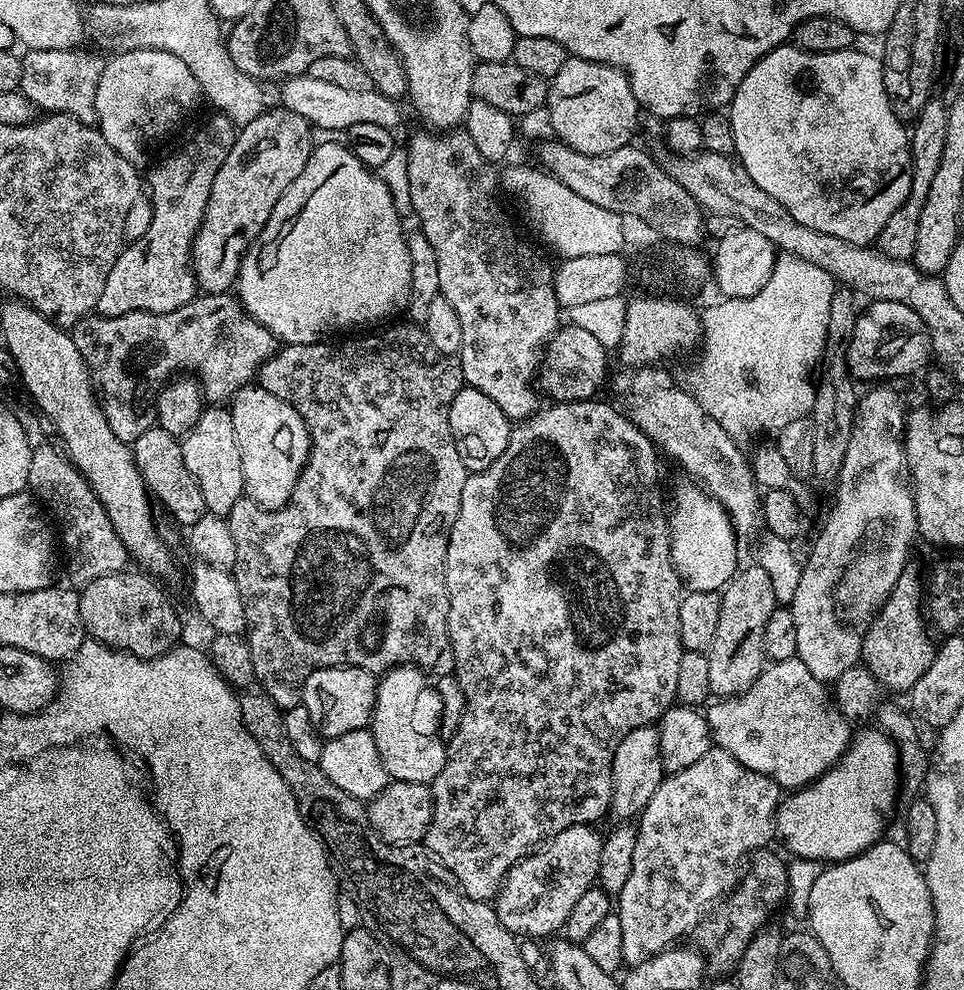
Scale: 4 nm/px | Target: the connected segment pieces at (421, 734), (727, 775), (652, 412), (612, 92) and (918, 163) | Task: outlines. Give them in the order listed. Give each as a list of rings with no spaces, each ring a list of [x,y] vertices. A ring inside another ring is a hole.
[[[401,666],[389,668],[379,677],[370,731],[374,746],[378,748],[378,758],[382,758],[382,766],[392,780],[431,785],[432,780],[438,778],[438,774],[442,774],[442,766],[446,762],[448,750],[445,741],[440,739],[439,731],[433,728],[438,720],[440,700],[436,696],[435,687],[430,680],[428,684],[428,680],[424,676],[427,675],[415,666]]]
[[[711,747],[694,766],[686,770],[678,770],[665,775],[663,782],[654,790],[654,798],[650,798],[648,805],[638,817],[636,824],[636,841],[634,842],[634,862],[630,865],[630,876],[626,878],[626,886],[618,894],[618,902],[614,908],[614,914],[622,922],[622,961],[625,965],[641,964],[646,962],[654,954],[663,952],[665,948],[675,945],[679,936],[684,936],[708,911],[712,904],[721,902],[704,921],[696,928],[695,947],[704,955],[704,962],[709,973],[728,974],[735,969],[736,964],[742,958],[746,946],[759,934],[760,929],[769,923],[768,915],[776,907],[783,905],[788,899],[788,865],[782,859],[772,853],[772,850],[761,850],[753,852],[750,863],[743,873],[742,879],[737,883],[731,892],[726,890],[714,890],[714,886],[726,884],[726,868],[741,870],[742,865],[738,863],[738,858],[745,861],[749,856],[742,852],[742,846],[736,842],[742,838],[742,826],[740,820],[732,820],[732,808],[734,808],[734,818],[740,818],[740,812],[736,814],[736,808],[740,810],[742,804],[736,800],[732,802],[732,796],[738,794],[740,782],[746,782],[746,786],[758,786],[758,800],[754,802],[756,806],[746,806],[748,820],[750,816],[760,816],[764,818],[764,812],[770,810],[770,806],[780,807],[782,799],[782,789],[773,777],[757,772],[740,770],[742,762],[738,758],[731,756],[726,750],[718,747]]]
[[[628,366],[620,370],[624,372],[618,373],[616,377],[613,375],[610,380],[612,392],[616,395],[615,403],[623,409],[629,420],[635,422],[649,436],[653,444],[659,446],[663,451],[665,448],[678,463],[684,466],[686,471],[693,472],[697,476],[693,477],[699,481],[704,491],[714,497],[726,510],[737,537],[744,538],[744,536],[752,535],[755,537],[756,527],[759,529],[762,524],[760,519],[761,493],[758,491],[756,476],[752,472],[746,452],[744,456],[743,450],[740,449],[743,447],[738,441],[730,438],[730,434],[726,434],[726,430],[722,430],[722,426],[718,426],[718,422],[714,422],[714,418],[710,418],[706,410],[702,410],[702,406],[687,387],[679,388],[675,378],[664,368],[667,367]]]
[[[569,55],[549,83],[546,119],[555,139],[575,152],[610,154],[610,150],[633,143],[639,116],[642,109],[622,68]]]
[[[936,98],[929,99],[925,106],[916,116],[910,128],[910,143],[912,146],[912,181],[910,182],[910,194],[908,200],[890,214],[886,226],[875,240],[875,247],[886,258],[895,260],[911,261],[914,254],[914,245],[918,239],[918,221],[922,215],[922,206],[926,206],[926,194],[930,191],[934,173],[938,170],[938,165],[942,163],[942,149],[946,146],[946,122],[948,121],[948,109],[942,103],[939,104]]]

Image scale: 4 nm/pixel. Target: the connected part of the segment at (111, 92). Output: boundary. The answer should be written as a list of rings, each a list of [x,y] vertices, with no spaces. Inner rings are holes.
[[[150,48],[123,51],[105,63],[102,78],[98,78],[96,124],[106,142],[122,158],[144,166],[149,163],[147,148],[162,139],[175,124],[182,123],[195,110],[196,103],[201,103],[202,95],[194,74],[174,54]]]

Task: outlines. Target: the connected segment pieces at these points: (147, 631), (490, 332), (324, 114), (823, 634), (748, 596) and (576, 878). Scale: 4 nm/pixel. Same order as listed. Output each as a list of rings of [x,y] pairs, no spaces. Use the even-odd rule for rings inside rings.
[[[140,570],[132,571],[94,578],[94,582],[79,589],[82,622],[85,633],[107,648],[117,648],[131,656],[153,660],[181,643],[180,616],[151,575]]]
[[[423,130],[424,132],[416,132],[409,138],[406,144],[406,151],[409,158],[409,182],[410,182],[410,200],[413,202],[413,213],[415,219],[420,219],[418,224],[419,231],[423,232],[426,242],[430,242],[430,246],[434,246],[434,255],[438,258],[438,286],[440,287],[440,295],[446,298],[446,302],[450,302],[450,306],[454,306],[455,312],[458,313],[458,323],[462,326],[462,346],[458,353],[460,369],[464,375],[464,383],[469,388],[477,388],[482,390],[482,394],[486,394],[486,398],[491,398],[493,402],[498,402],[498,406],[502,410],[502,414],[506,414],[509,420],[519,422],[533,416],[541,407],[542,400],[538,395],[538,388],[534,381],[538,376],[538,369],[542,363],[541,349],[547,345],[548,340],[555,334],[557,328],[561,327],[562,309],[558,298],[554,294],[554,275],[553,265],[547,264],[522,237],[516,233],[514,225],[508,221],[508,216],[504,213],[504,208],[500,205],[500,200],[496,197],[496,188],[498,192],[498,172],[495,172],[493,161],[482,158],[482,154],[478,150],[478,146],[474,146],[474,138],[470,138],[470,134],[466,130],[444,130],[437,134],[432,130]]]
[[[310,75],[289,76],[279,85],[280,100],[285,109],[294,114],[302,114],[313,126],[326,130],[345,131],[358,122],[371,122],[374,126],[395,129],[400,120],[400,108],[391,96],[383,96],[375,88],[366,90],[346,90],[342,86],[333,86]]]
[[[880,386],[869,387],[872,389],[865,396],[863,393],[859,397],[856,427],[850,434],[850,446],[846,446],[842,470],[834,481],[836,497],[832,500],[828,521],[821,526],[820,533],[812,544],[812,553],[808,560],[806,556],[803,561],[798,590],[790,605],[794,614],[794,627],[798,633],[796,659],[804,663],[806,670],[810,670],[814,678],[825,682],[834,682],[842,674],[846,674],[846,670],[861,663],[860,651],[864,645],[864,636],[872,625],[872,619],[894,590],[898,578],[909,567],[908,555],[912,552],[912,543],[918,540],[916,503],[912,497],[912,488],[904,477],[904,400],[892,388],[876,387]]]
[[[741,567],[722,589],[718,630],[714,630],[714,642],[706,653],[710,662],[710,693],[716,698],[742,694],[766,667],[766,622],[770,622],[770,614],[778,605],[766,570],[751,567]]]
[[[591,824],[570,826],[508,871],[494,897],[494,907],[498,920],[512,935],[551,937],[563,929],[566,918],[570,918],[570,910],[574,910],[574,902],[597,883],[602,836],[596,830]]]

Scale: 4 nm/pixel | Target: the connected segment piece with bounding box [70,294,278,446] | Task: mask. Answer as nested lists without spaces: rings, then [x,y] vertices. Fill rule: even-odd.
[[[200,294],[186,302],[186,306],[169,312],[131,312],[121,316],[89,314],[72,325],[70,335],[92,375],[92,386],[106,414],[106,422],[110,422],[110,430],[129,446],[156,424],[154,397],[174,374],[185,370],[194,374],[200,381],[205,401],[220,406],[231,401],[240,388],[249,387],[257,379],[260,367],[278,351],[278,341],[272,332],[248,315],[232,294]]]

